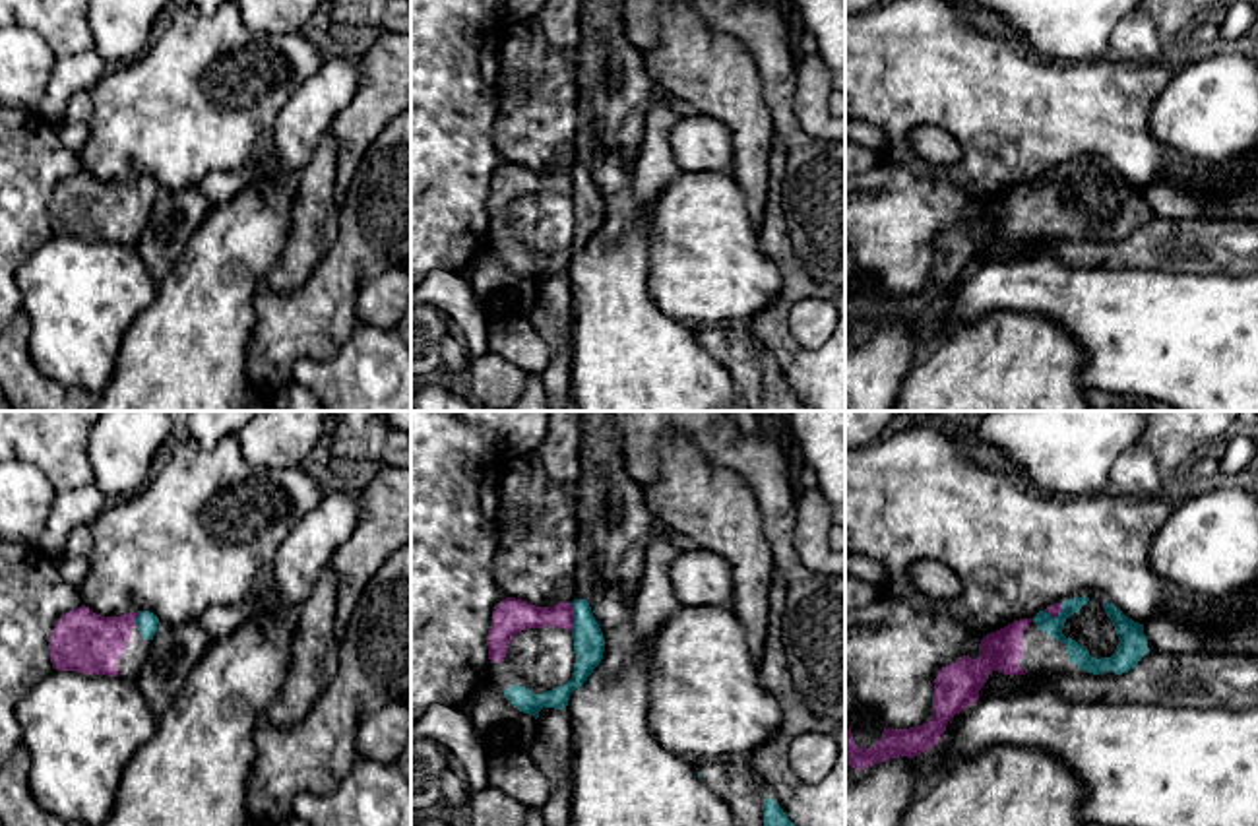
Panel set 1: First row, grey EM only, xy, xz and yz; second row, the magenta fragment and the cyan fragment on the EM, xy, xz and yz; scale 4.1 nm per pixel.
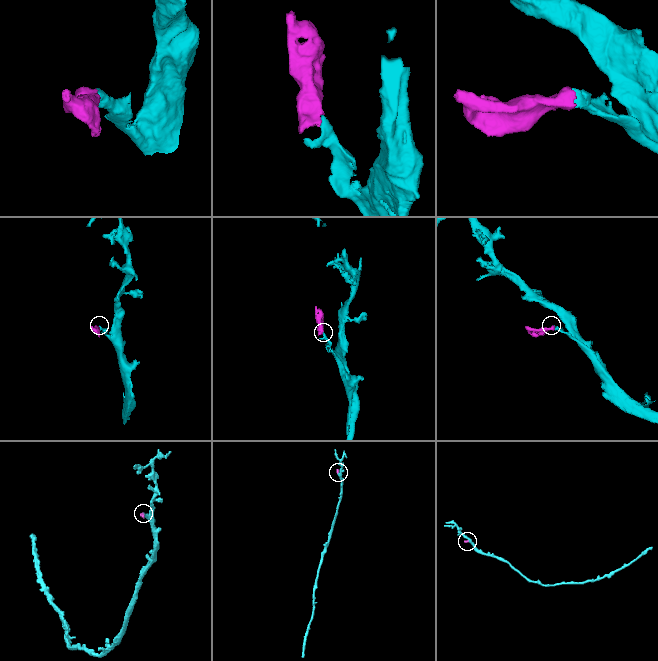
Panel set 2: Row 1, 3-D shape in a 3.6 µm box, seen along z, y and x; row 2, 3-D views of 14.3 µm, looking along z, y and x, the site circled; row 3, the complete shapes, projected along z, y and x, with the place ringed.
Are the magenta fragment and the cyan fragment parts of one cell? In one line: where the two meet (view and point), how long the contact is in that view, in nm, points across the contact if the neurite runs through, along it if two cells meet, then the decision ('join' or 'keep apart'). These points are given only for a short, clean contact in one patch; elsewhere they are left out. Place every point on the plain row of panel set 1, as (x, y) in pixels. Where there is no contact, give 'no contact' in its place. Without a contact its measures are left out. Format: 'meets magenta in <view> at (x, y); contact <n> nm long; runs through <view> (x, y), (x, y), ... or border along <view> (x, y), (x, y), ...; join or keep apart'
meets magenta in xz at (572, 183); contact 120 nm long; runs through xz (512, 181), (572, 183), (588, 204); join

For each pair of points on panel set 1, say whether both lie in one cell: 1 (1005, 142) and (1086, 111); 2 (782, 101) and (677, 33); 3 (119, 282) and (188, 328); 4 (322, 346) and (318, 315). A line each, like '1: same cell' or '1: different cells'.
1: same cell
2: different cells
3: different cells
4: same cell

